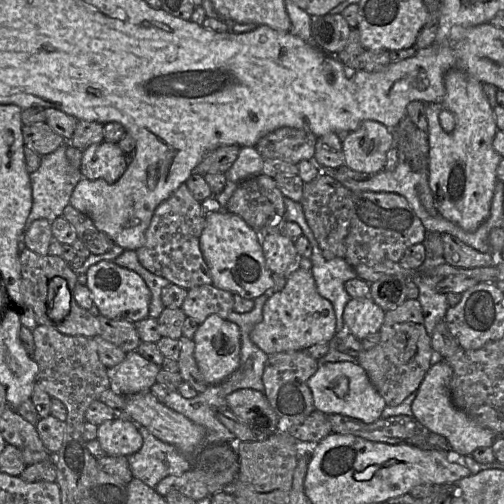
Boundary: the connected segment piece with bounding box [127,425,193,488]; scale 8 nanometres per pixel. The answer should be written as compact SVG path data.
M138 425L138 428L143 445L138 452L127 457L134 478L155 488L165 477L181 475L193 467L176 447L158 439L145 426Z

